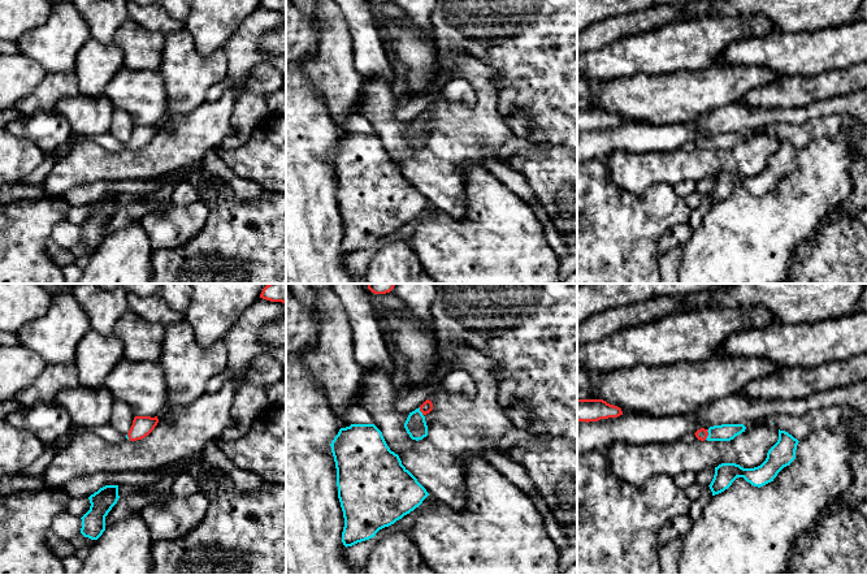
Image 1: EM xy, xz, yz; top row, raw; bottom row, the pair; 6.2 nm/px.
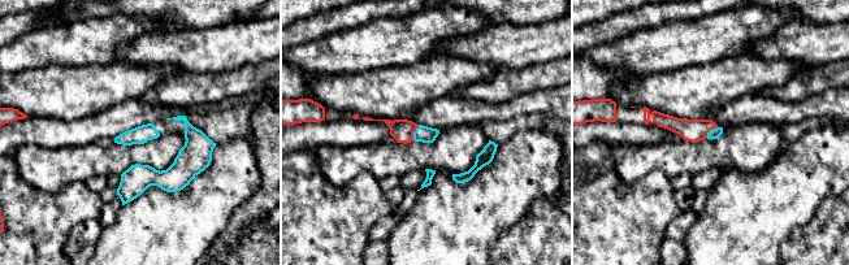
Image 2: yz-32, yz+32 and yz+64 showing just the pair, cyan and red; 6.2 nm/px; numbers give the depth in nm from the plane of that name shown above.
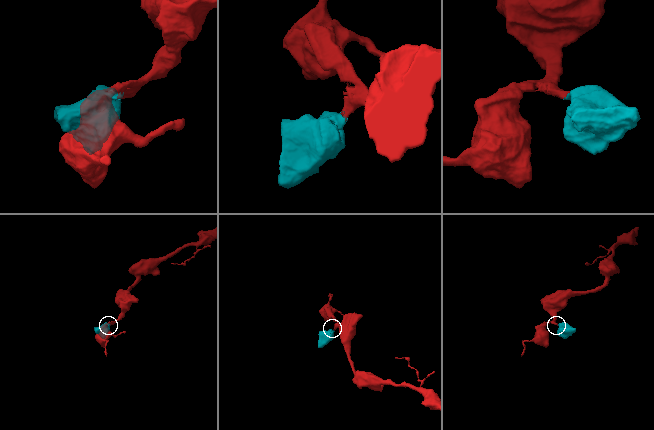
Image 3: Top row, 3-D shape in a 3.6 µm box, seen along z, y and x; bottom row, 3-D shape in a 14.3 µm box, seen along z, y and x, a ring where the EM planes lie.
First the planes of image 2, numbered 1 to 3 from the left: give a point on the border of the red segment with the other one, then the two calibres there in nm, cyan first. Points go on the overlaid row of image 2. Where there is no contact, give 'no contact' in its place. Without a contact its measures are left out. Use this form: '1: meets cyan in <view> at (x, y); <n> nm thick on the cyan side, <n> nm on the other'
1: no contact
2: meets cyan in yz+32 at (414, 133); 100 nm thick on the cyan side, 140 nm on the other
3: meets cyan in yz+64 at (710, 130); 60 nm thick on the cyan side, 140 nm on the other

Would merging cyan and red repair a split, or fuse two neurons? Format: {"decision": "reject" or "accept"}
{"decision": "accept"}

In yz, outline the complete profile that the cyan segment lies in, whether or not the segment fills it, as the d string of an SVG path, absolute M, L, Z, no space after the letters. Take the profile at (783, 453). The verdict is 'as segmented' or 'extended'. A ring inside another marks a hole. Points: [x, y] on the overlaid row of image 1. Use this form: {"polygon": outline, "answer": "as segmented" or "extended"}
{"polygon": "M779 429L777 442L768 450L766 461L754 468L744 468L736 463L721 463L715 467L715 475L708 485L712 496L728 489L737 477L744 477L754 487L763 487L796 459L798 440Z", "answer": "as segmented"}

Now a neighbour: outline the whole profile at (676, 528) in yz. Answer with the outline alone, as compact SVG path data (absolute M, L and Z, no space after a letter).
M689 514L679 515L671 519L660 531L659 549L671 540L682 540L693 524Z

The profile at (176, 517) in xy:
M203 492L188 497L172 496L162 505L147 505L139 511L155 541L186 536L204 519L209 500Z

